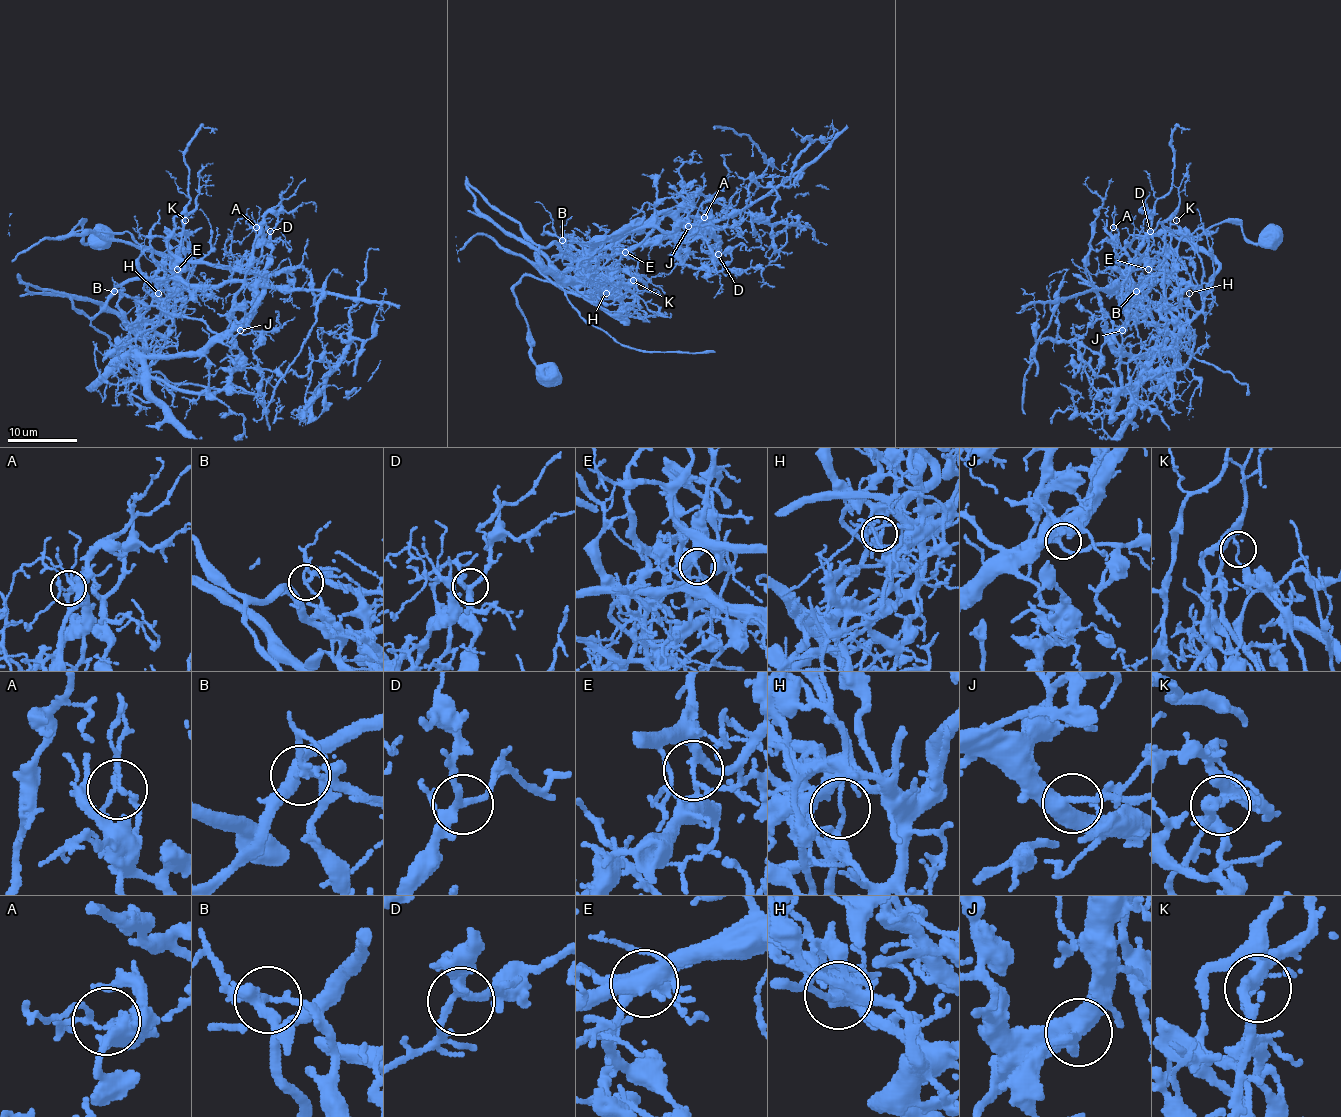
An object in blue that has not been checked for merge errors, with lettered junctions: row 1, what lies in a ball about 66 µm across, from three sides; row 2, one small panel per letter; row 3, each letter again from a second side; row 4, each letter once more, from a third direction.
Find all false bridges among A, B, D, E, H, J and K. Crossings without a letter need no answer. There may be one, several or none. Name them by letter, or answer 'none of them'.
B, E, H, K

